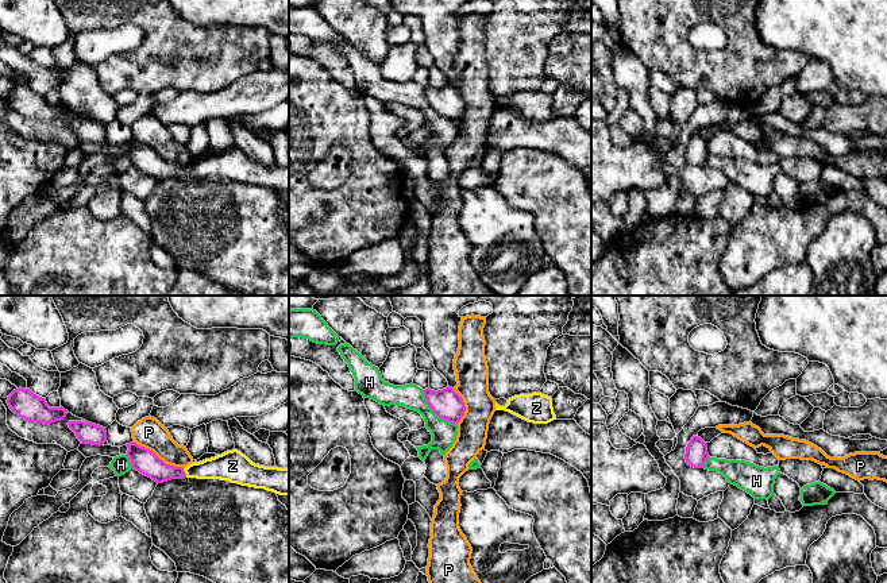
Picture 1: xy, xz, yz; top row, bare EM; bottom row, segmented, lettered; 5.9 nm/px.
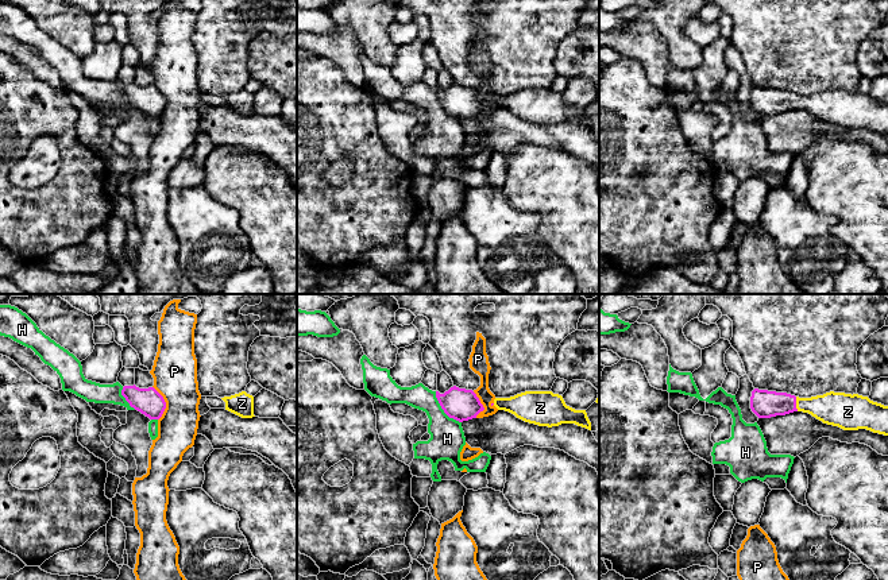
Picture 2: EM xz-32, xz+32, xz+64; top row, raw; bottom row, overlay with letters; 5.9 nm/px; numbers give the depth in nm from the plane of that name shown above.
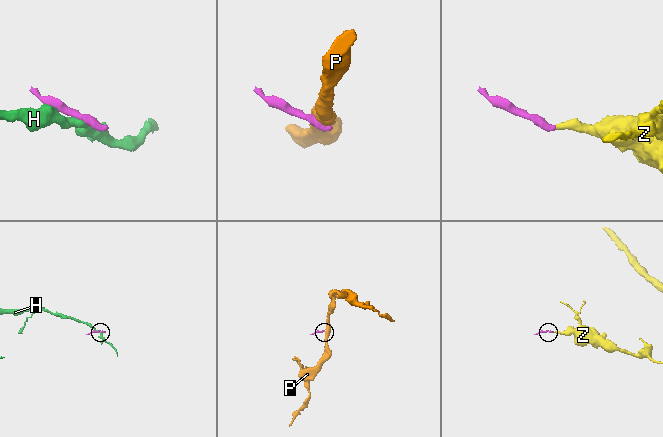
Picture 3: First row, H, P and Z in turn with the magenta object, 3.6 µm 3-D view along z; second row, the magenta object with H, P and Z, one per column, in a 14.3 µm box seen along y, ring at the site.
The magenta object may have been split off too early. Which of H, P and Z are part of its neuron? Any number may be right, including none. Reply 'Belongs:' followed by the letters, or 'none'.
Belongs: Z

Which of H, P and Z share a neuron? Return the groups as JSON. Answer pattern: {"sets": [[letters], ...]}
{"sets": [["H"], ["P"], ["Z"]]}

